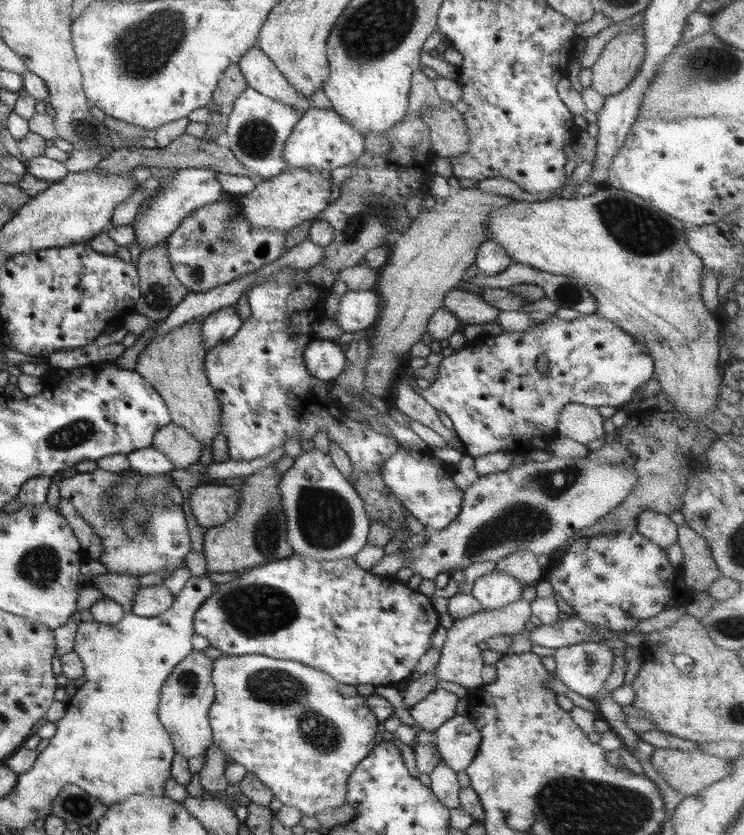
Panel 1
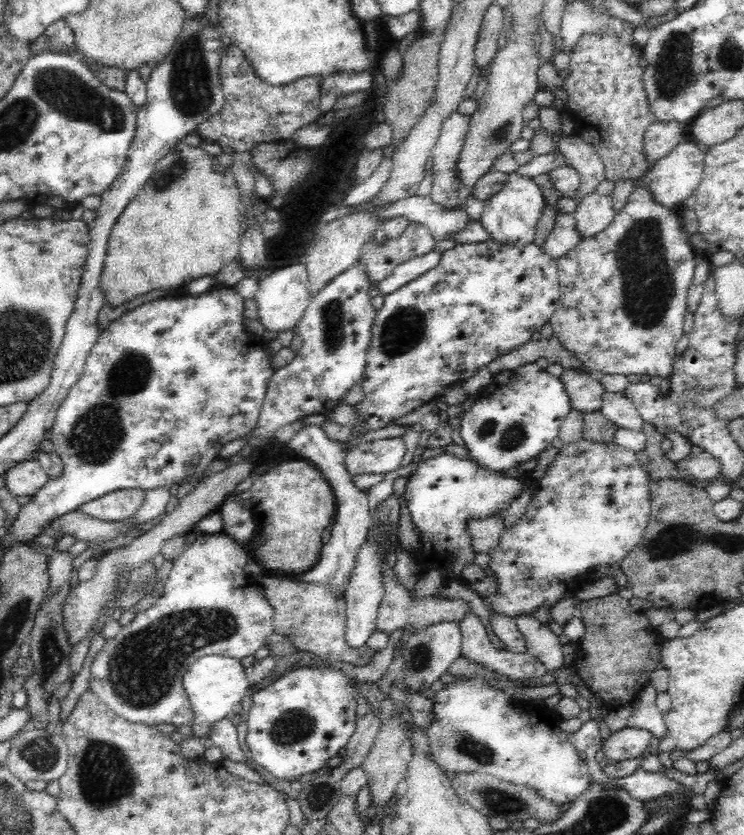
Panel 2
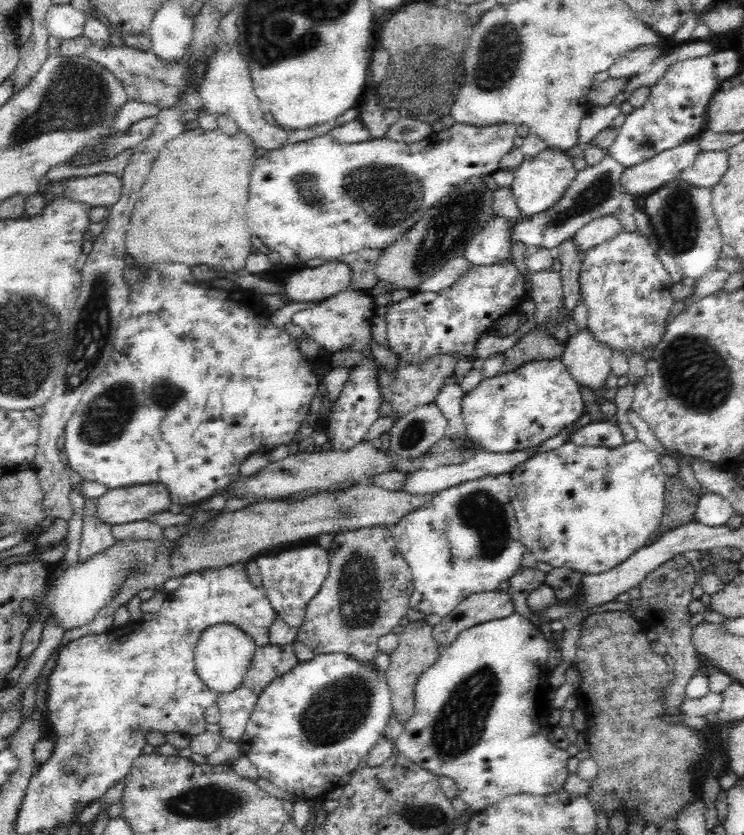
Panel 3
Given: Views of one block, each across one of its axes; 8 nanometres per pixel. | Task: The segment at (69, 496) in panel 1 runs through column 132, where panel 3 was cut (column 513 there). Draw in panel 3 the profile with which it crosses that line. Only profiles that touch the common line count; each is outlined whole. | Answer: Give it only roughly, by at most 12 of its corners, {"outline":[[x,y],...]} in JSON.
{"outline":[[510,473],[461,482],[392,525],[409,608],[444,617],[527,550]]}

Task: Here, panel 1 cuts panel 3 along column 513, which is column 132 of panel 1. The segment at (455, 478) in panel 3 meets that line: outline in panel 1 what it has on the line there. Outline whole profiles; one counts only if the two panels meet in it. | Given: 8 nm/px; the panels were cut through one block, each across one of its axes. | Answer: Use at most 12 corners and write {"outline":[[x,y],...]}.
{"outline":[[152,446],[128,453],[130,469],[142,477],[175,470]]}

